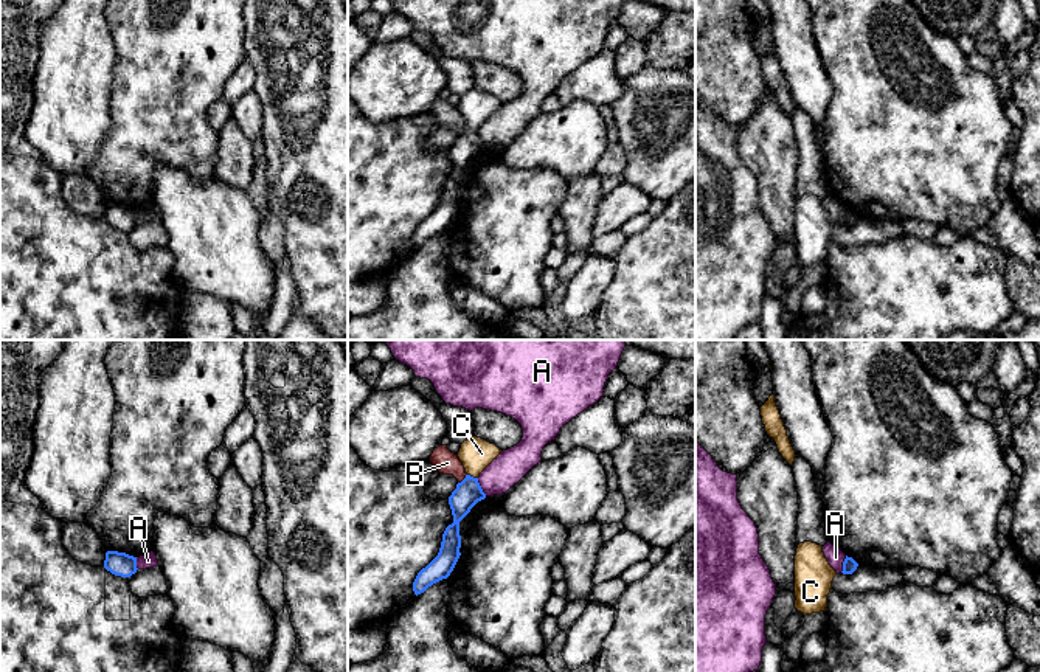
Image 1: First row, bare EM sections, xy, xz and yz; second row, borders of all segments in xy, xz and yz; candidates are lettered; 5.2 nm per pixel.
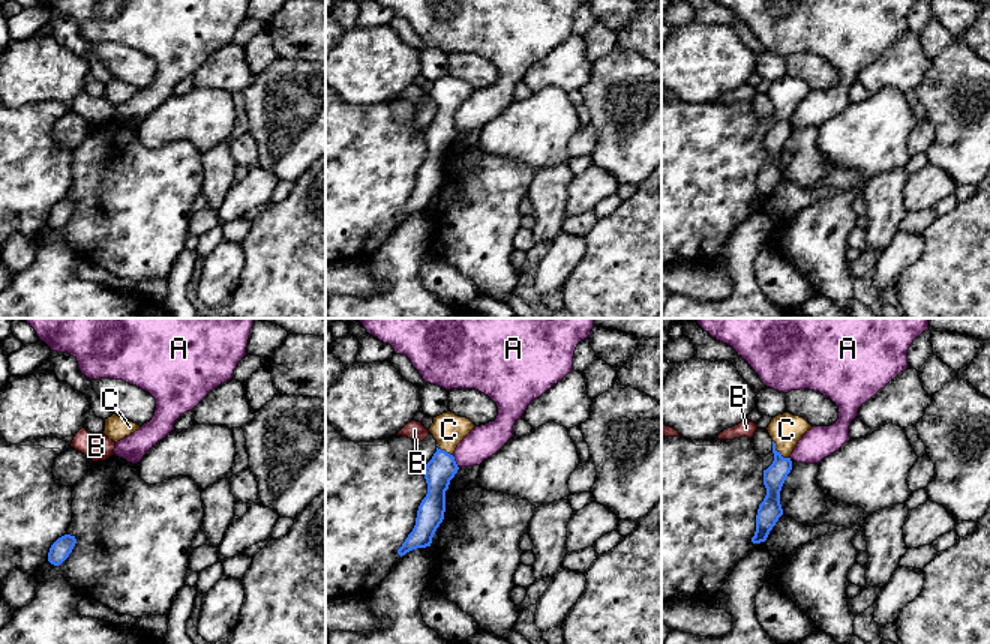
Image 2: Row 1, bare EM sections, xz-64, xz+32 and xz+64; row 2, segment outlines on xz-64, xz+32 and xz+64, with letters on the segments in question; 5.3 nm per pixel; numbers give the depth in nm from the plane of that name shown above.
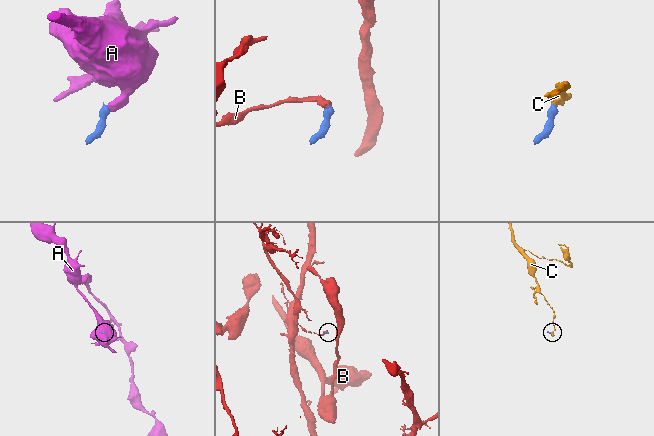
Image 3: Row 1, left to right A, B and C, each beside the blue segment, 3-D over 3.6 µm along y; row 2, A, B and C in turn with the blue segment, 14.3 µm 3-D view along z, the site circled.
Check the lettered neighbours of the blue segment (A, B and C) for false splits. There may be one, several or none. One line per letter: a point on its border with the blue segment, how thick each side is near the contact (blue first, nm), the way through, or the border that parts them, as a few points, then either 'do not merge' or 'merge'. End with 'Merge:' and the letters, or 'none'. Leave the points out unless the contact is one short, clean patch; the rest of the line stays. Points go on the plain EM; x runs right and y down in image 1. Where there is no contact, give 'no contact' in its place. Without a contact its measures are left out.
A: xz (480, 140) | 140/170 nm | along xz (477, 131), (486, 148) | do not merge
B: xz (464, 131) | 140/120 nm | along xz (466, 126), (458, 135) | do not merge
C: xz (472, 129) | 140/170 nm | across xz (468, 145), (472, 129), (475, 106) | merge
Merge: C

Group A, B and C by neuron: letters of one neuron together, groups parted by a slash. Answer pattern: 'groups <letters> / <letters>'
groups A / B / C

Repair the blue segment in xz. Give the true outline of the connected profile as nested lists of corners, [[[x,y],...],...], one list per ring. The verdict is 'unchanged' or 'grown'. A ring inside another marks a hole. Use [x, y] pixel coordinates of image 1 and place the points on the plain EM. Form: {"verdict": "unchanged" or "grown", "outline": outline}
{"verdict": "grown", "outline": [[[472,88],[461,96],[458,110],[466,121],[466,130],[456,137],[456,141],[449,149],[449,157],[453,168],[453,175],[442,186],[442,194],[438,208],[422,220],[414,234],[414,247],[424,245],[433,236],[447,231],[453,223],[461,205],[459,174],[470,161],[486,151],[478,129],[480,126],[501,106],[495,96],[481,90]]]}

